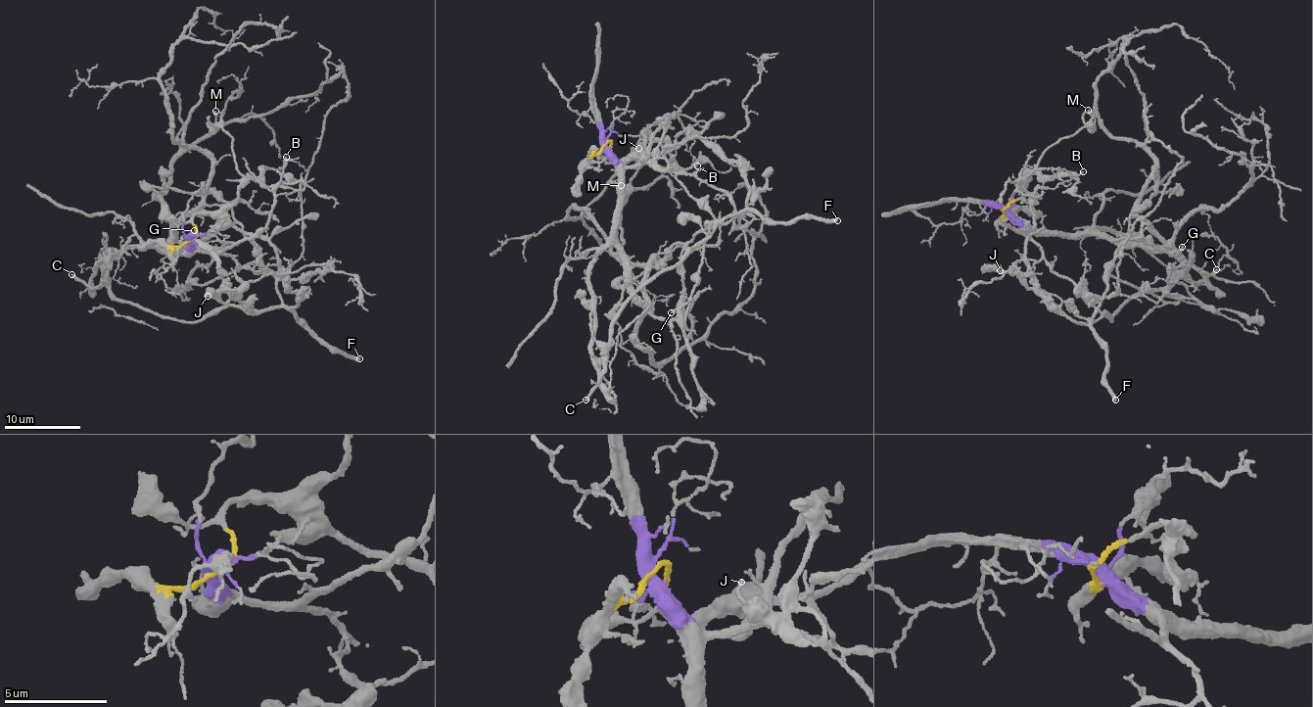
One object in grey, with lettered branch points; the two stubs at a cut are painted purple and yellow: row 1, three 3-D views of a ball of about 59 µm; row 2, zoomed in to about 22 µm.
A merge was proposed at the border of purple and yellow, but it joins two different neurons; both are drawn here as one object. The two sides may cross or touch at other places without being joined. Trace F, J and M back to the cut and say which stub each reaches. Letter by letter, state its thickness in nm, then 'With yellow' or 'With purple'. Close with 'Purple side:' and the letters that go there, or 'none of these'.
F: Thickness 400 nm. With yellow
J: Thickness 150 nm. With yellow
M: Thickness 240 nm. With yellow
Purple side: none of these

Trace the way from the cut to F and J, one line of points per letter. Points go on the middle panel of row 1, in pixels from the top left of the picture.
F: (606, 144), (611, 142), (612, 159), (634, 159), (693, 135), (740, 168), (747, 206), (764, 218), (838, 221)
J: (606, 144), (612, 159), (634, 159), (693, 135), (740, 168), (747, 205), (717, 219), (638, 147)

